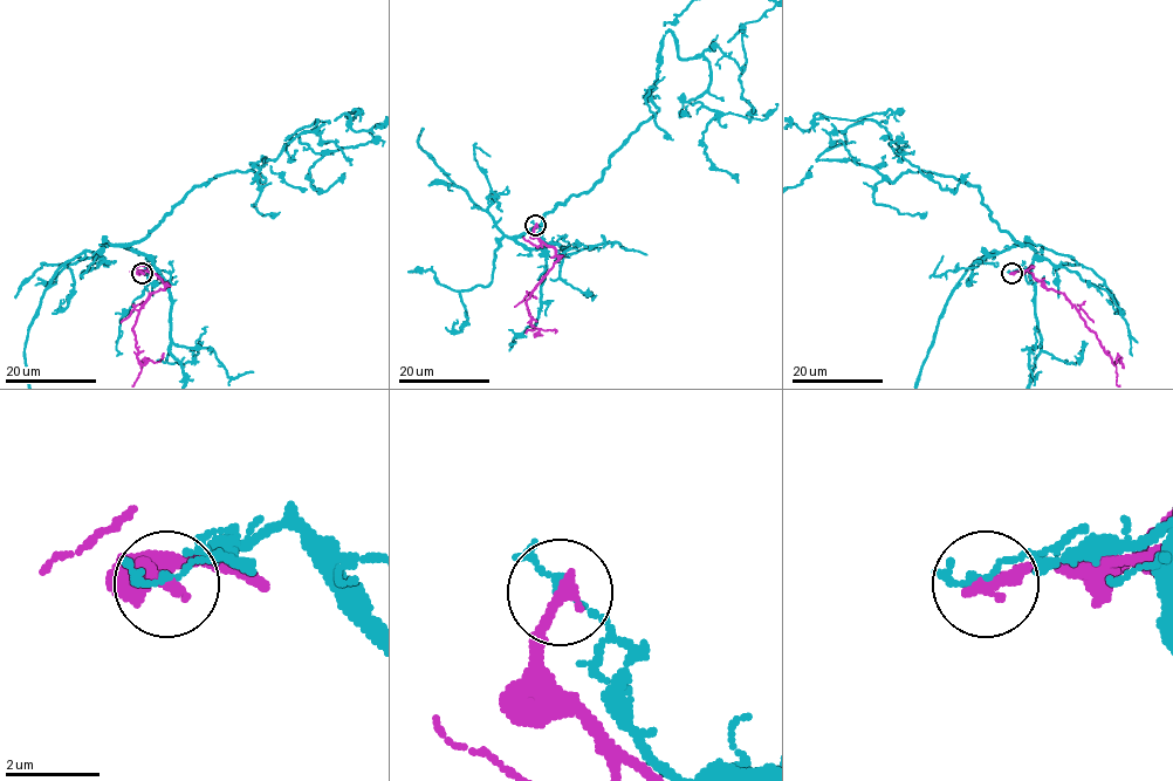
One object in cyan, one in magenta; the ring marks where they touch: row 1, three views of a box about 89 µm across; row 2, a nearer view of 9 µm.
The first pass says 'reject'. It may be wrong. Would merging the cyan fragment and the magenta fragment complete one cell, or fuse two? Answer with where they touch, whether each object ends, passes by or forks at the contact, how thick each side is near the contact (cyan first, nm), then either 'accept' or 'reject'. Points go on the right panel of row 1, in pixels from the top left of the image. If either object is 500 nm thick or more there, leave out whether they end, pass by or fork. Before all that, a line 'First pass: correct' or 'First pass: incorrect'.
First pass: correct
place (1012, 273); cyan passes by; magenta ends; calibres 110 and 320 nm; reject

